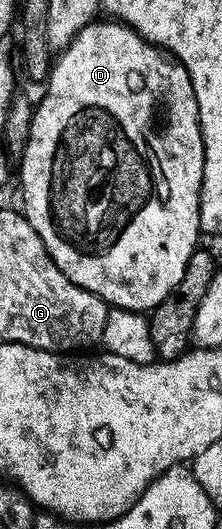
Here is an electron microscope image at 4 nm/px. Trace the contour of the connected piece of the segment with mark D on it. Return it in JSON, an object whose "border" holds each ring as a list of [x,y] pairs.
{"border":[[[101,18],[89,24],[83,30],[79,30],[77,37],[52,61],[49,78],[44,88],[45,97],[39,102],[36,101],[29,137],[25,143],[25,149],[19,154],[19,160],[21,160],[21,200],[25,203],[23,214],[29,219],[31,226],[35,226],[35,234],[39,234],[39,238],[43,238],[43,246],[47,246],[47,254],[51,254],[55,266],[59,266],[59,270],[63,270],[63,274],[67,274],[67,278],[71,278],[71,282],[75,282],[75,286],[95,294],[100,300],[114,308],[129,308],[131,311],[139,313],[152,310],[157,307],[159,302],[163,302],[163,298],[167,298],[167,294],[171,294],[171,290],[175,290],[175,286],[179,286],[179,282],[183,278],[183,270],[187,270],[187,262],[191,258],[191,254],[197,251],[199,247],[197,236],[202,235],[201,223],[199,222],[199,202],[201,201],[201,187],[203,186],[205,147],[203,146],[203,134],[199,126],[199,106],[195,102],[191,78],[187,74],[187,70],[181,65],[180,60],[170,56],[168,52],[158,48],[156,44],[150,44],[148,40],[144,40],[133,28],[129,28],[126,24],[112,18]]]}

